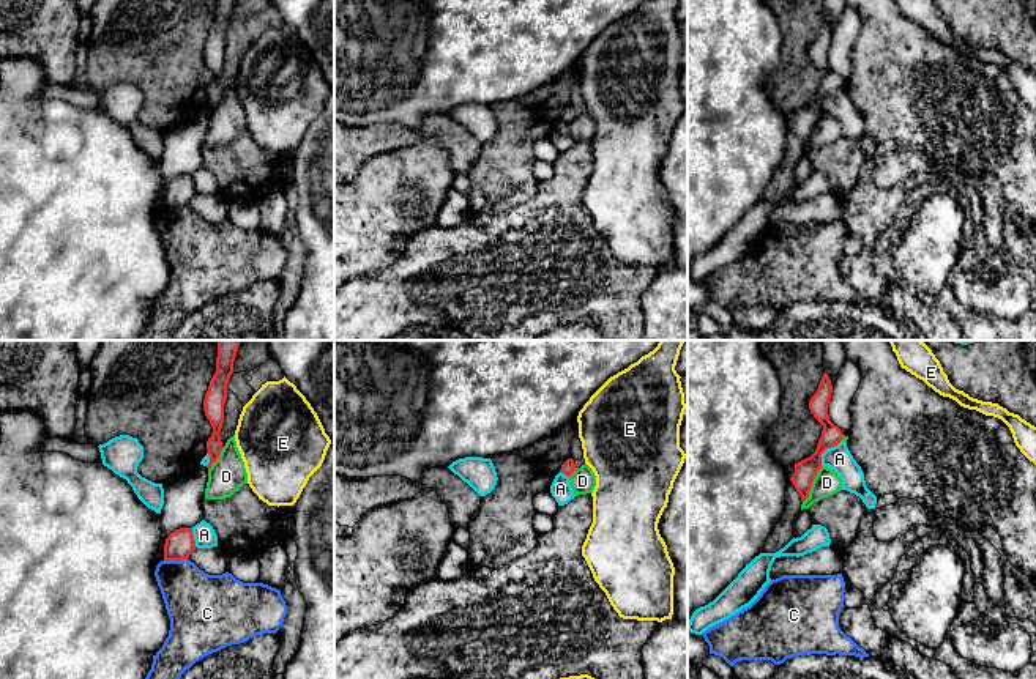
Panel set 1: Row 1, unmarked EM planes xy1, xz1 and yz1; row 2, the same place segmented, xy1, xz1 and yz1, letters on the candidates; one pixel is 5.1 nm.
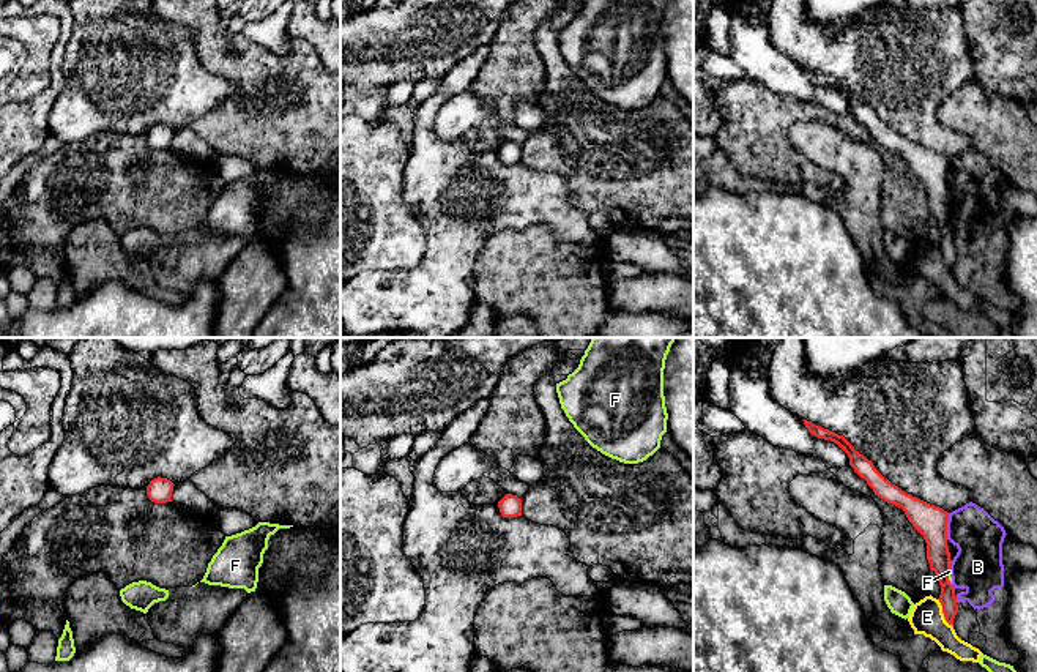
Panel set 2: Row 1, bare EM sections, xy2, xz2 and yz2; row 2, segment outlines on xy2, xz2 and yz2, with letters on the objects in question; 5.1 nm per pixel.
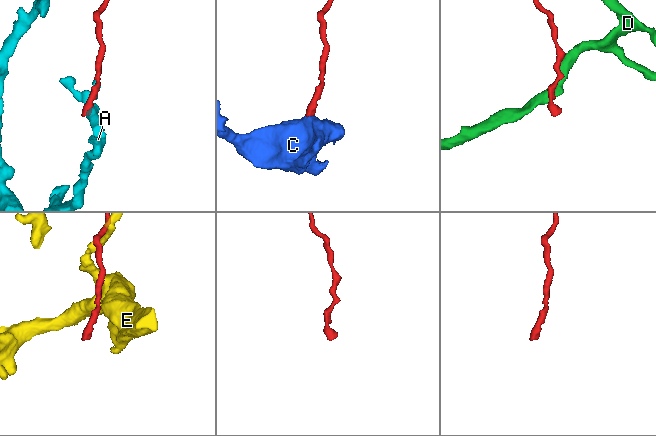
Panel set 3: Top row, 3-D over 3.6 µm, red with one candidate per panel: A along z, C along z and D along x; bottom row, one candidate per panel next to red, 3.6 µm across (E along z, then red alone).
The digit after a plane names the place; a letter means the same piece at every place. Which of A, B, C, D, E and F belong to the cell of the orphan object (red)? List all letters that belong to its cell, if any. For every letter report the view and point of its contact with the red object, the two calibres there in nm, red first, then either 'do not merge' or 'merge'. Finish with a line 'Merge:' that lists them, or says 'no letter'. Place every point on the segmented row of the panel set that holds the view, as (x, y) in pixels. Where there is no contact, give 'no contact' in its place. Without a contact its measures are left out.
A: yz1 (827, 448) | 120/130 nm | do not merge
B: yz2 (946, 526) | 170/240 nm | do not merge
C: xy1 (175, 560) | 150/320 nm | do not merge
D: yz1 (811, 484) | 120/140 nm | do not merge
E: yz2 (943, 612) | 100/170 nm | do not merge
F: yz2 (947, 578) | 130/20 nm | do not merge
Merge: no letter

